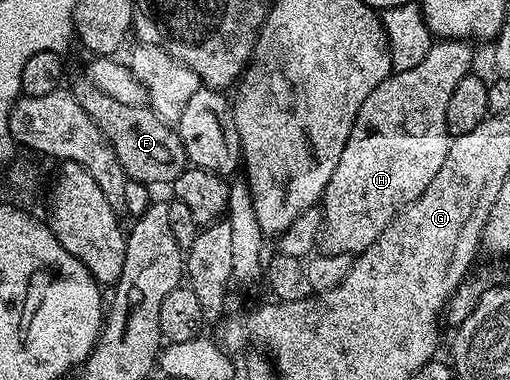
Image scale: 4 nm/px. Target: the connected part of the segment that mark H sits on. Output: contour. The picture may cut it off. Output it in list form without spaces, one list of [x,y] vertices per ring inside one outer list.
[[[461,38],[432,41],[429,48],[429,56],[425,56],[425,60],[421,60],[421,64],[416,64],[414,68],[409,68],[408,70],[394,71],[384,82],[377,84],[377,88],[373,88],[373,92],[369,92],[369,96],[365,96],[365,104],[361,104],[361,108],[357,112],[357,120],[353,120],[353,128],[349,132],[349,140],[345,140],[345,152],[341,152],[341,160],[337,160],[337,168],[333,168],[333,176],[329,176],[329,184],[325,188],[321,199],[323,212],[321,246],[326,253],[354,256],[361,253],[365,248],[369,248],[369,244],[373,244],[373,240],[377,240],[377,236],[381,236],[381,232],[385,232],[387,225],[408,204],[415,202],[417,196],[421,196],[421,192],[425,192],[425,188],[429,188],[429,183],[433,180],[433,176],[437,176],[437,172],[441,169],[441,163],[445,161],[445,152],[449,152],[451,147],[453,136],[447,130],[449,96],[453,96],[453,88],[457,88],[457,83],[467,74],[472,73],[473,66],[471,66],[471,61],[474,60],[475,54],[471,51],[471,46],[472,43],[470,41]]]

